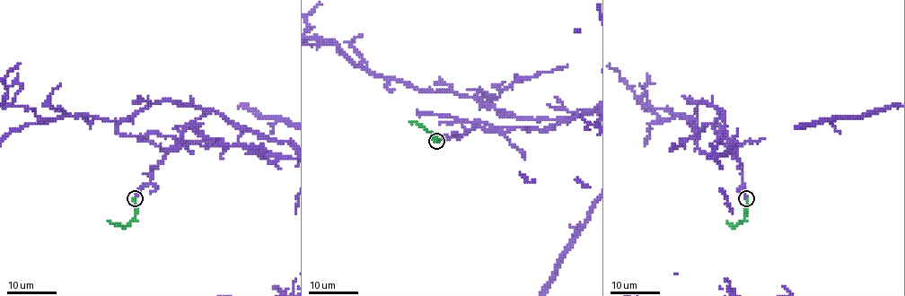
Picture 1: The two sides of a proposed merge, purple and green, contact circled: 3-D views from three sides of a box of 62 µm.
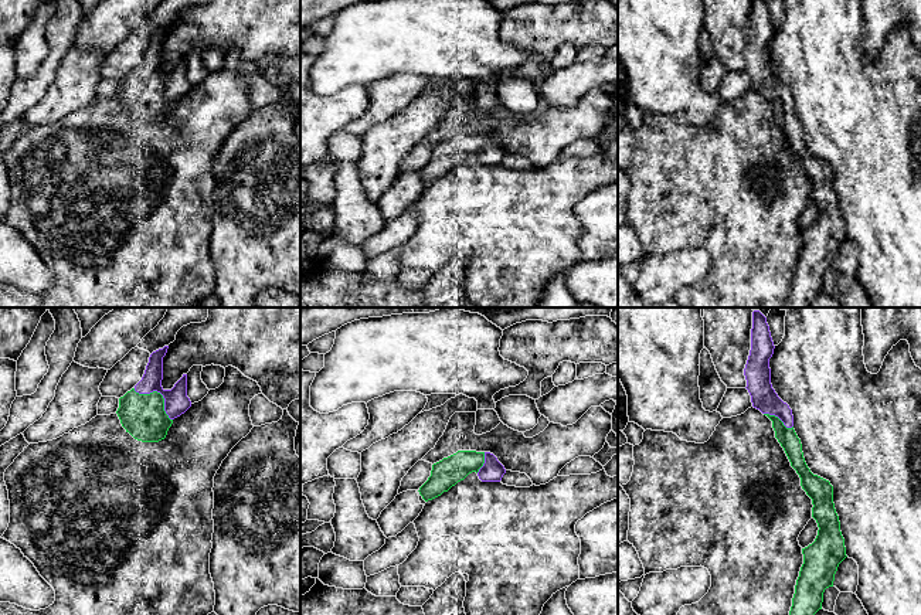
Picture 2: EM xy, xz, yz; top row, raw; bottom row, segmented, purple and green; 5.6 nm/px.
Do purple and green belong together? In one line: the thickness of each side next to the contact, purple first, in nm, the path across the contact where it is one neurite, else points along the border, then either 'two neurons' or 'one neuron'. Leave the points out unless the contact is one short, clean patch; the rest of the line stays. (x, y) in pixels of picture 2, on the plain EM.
calibres 140 and 240 nm; way xy (176, 84), (169, 84), (160, 75), (142, 98); one neuron

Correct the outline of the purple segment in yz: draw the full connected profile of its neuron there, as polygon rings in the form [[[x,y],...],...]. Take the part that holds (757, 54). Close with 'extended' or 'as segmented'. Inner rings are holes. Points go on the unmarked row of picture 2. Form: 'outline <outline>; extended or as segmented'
outline [[[752,0],[751,33],[744,51],[745,71],[752,89],[772,103],[775,120],[799,157],[802,171],[812,181],[812,200],[819,210],[815,224],[802,231],[803,247],[785,305],[785,308],[809,308],[813,298],[822,292],[823,275],[833,269],[837,249],[847,238],[833,186],[833,169],[808,150],[801,122],[793,112],[792,92],[772,71],[769,41],[774,31],[767,0]]]; extended

